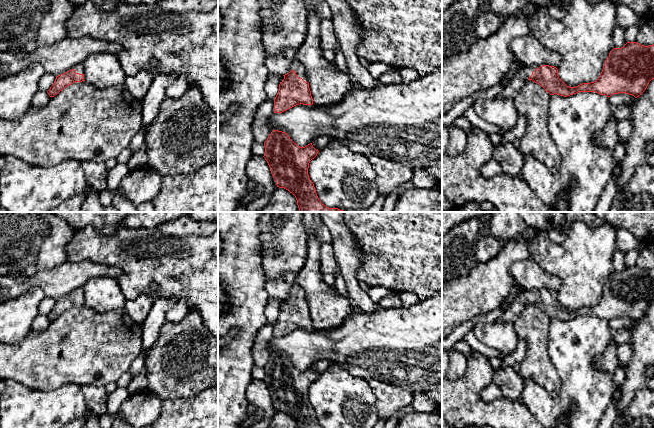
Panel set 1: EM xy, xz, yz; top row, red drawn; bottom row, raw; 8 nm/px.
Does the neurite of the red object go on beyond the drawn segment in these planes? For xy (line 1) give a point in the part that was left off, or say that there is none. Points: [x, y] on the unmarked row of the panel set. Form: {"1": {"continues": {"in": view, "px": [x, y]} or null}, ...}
{"1": {"continues": {"in": "xy", "px": [79, 292]}}}

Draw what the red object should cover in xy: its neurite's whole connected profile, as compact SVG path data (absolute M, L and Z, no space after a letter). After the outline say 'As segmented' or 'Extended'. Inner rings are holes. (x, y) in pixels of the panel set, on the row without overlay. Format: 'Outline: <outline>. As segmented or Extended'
Outline: M78 287L75 291L61 299L56 300L56 303L50 313L47 315L50 321L54 321L65 311L84 304L84 291L82 287Z. Extended

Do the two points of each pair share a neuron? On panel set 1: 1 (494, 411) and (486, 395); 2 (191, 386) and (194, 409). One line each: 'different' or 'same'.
1: different
2: different

